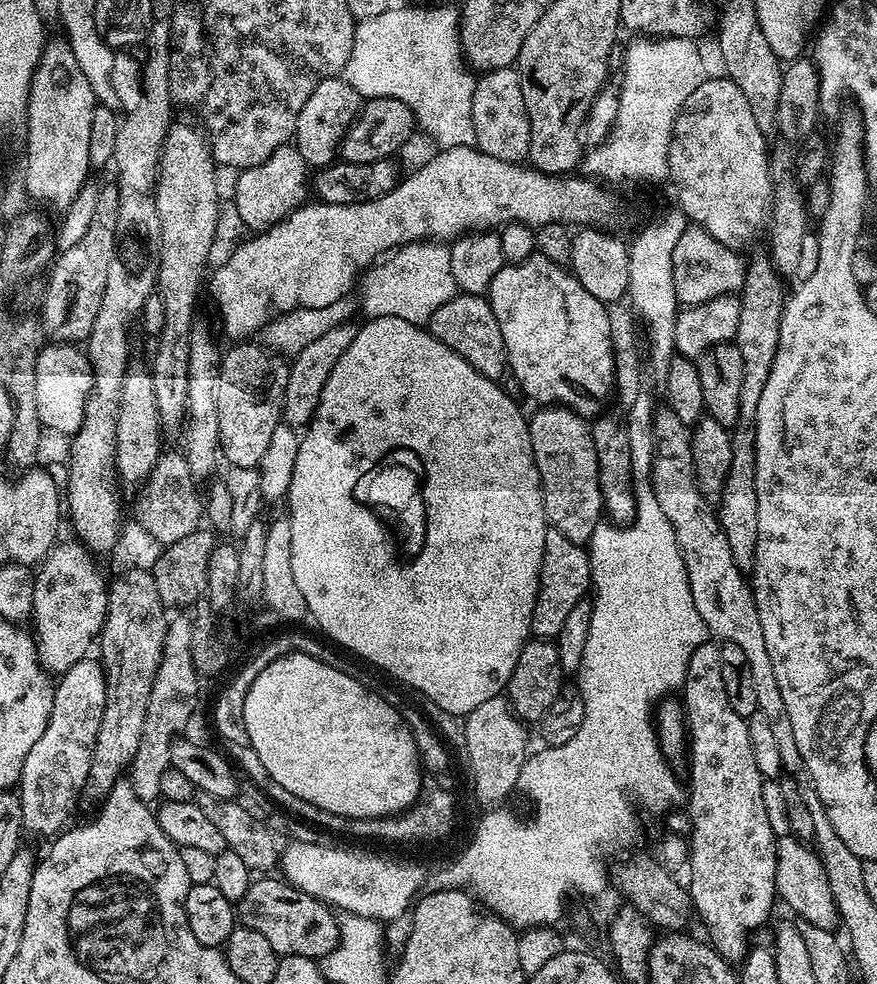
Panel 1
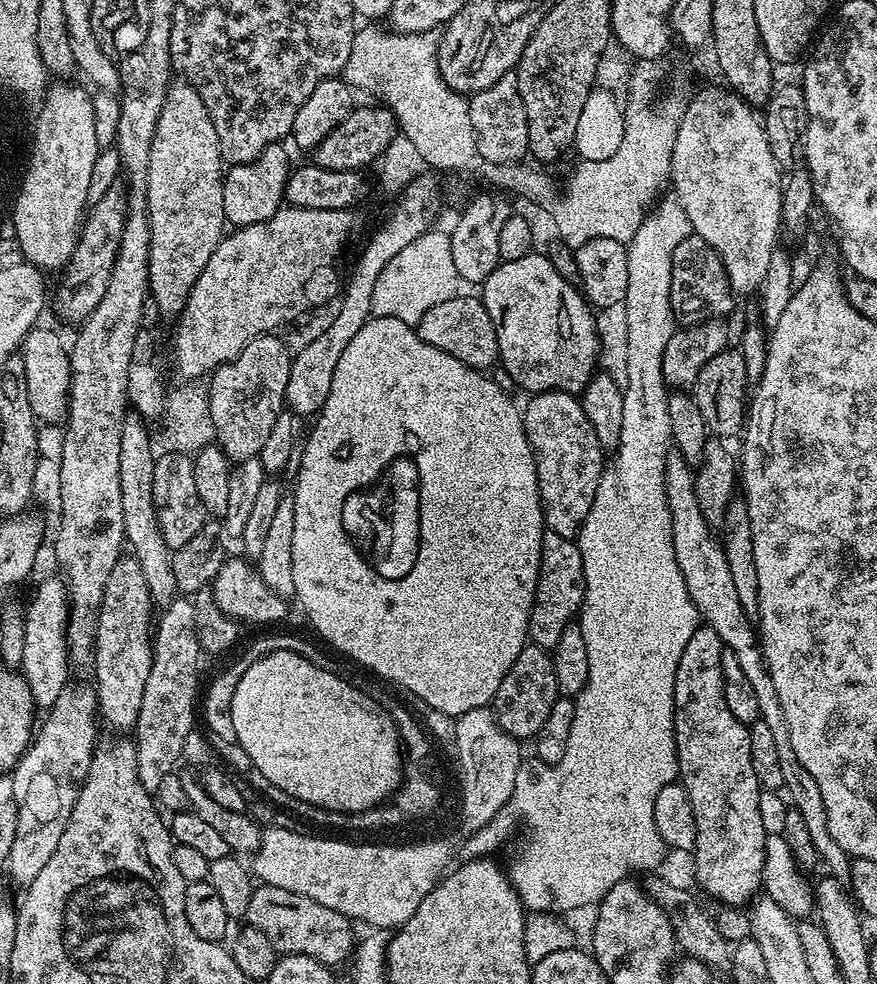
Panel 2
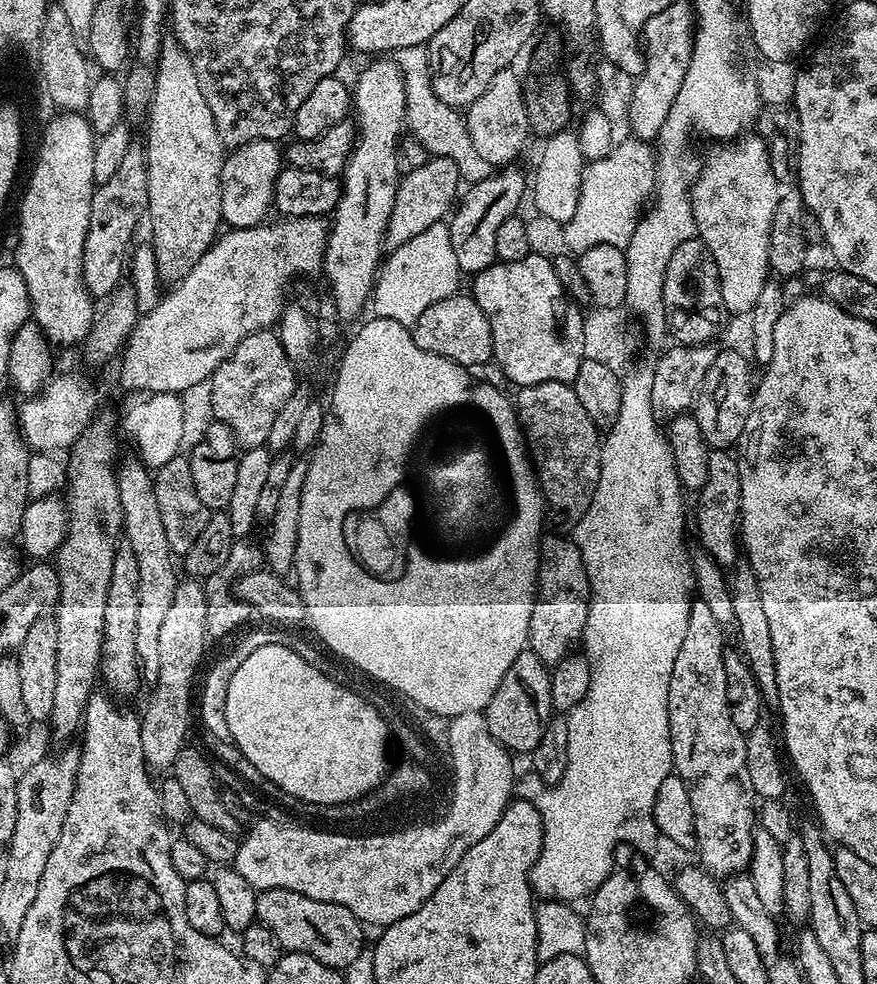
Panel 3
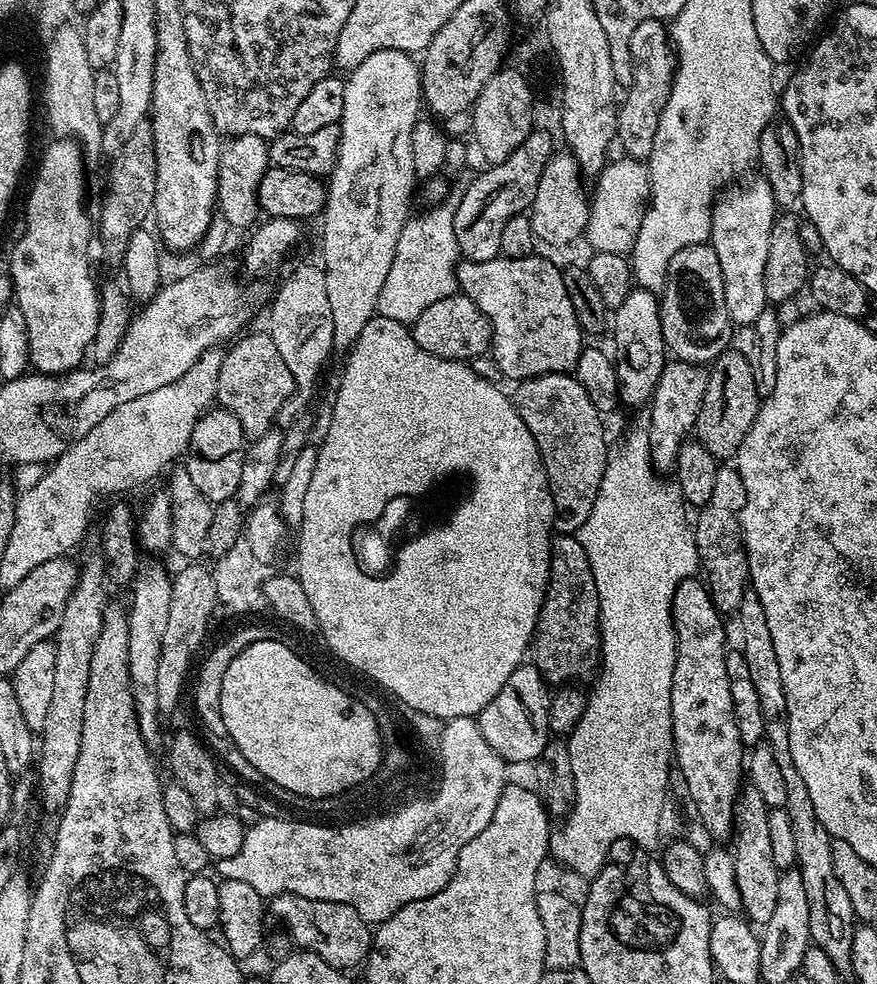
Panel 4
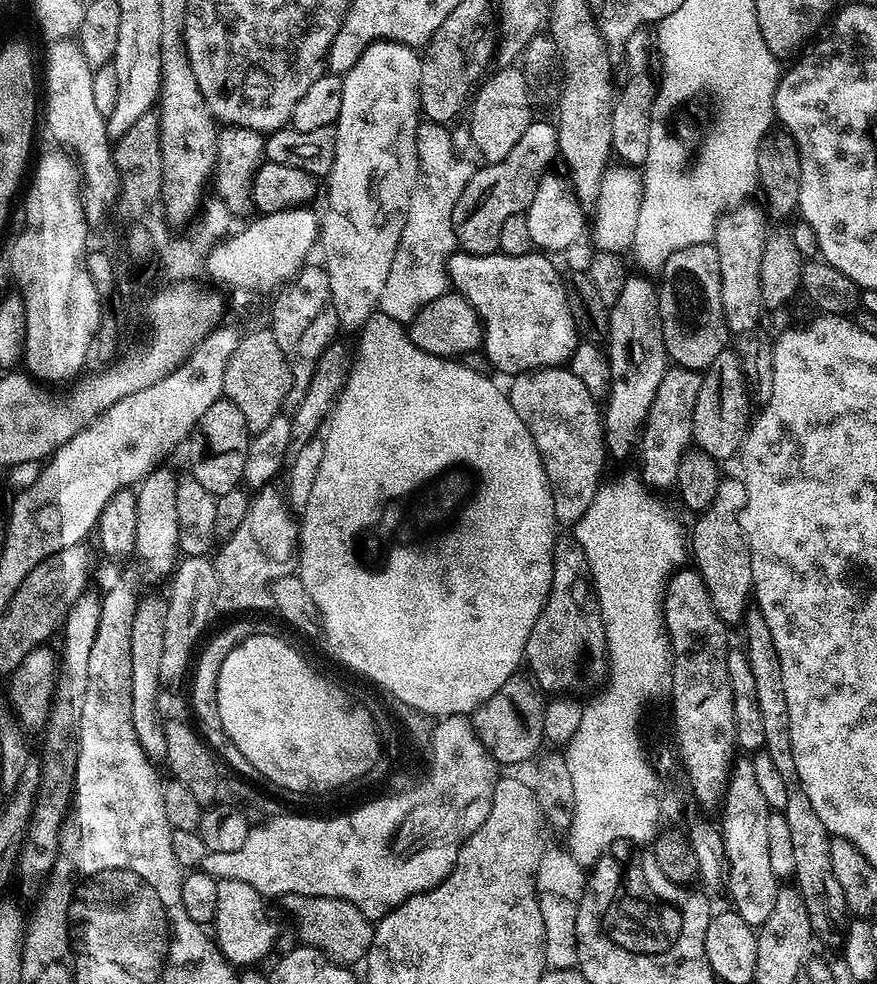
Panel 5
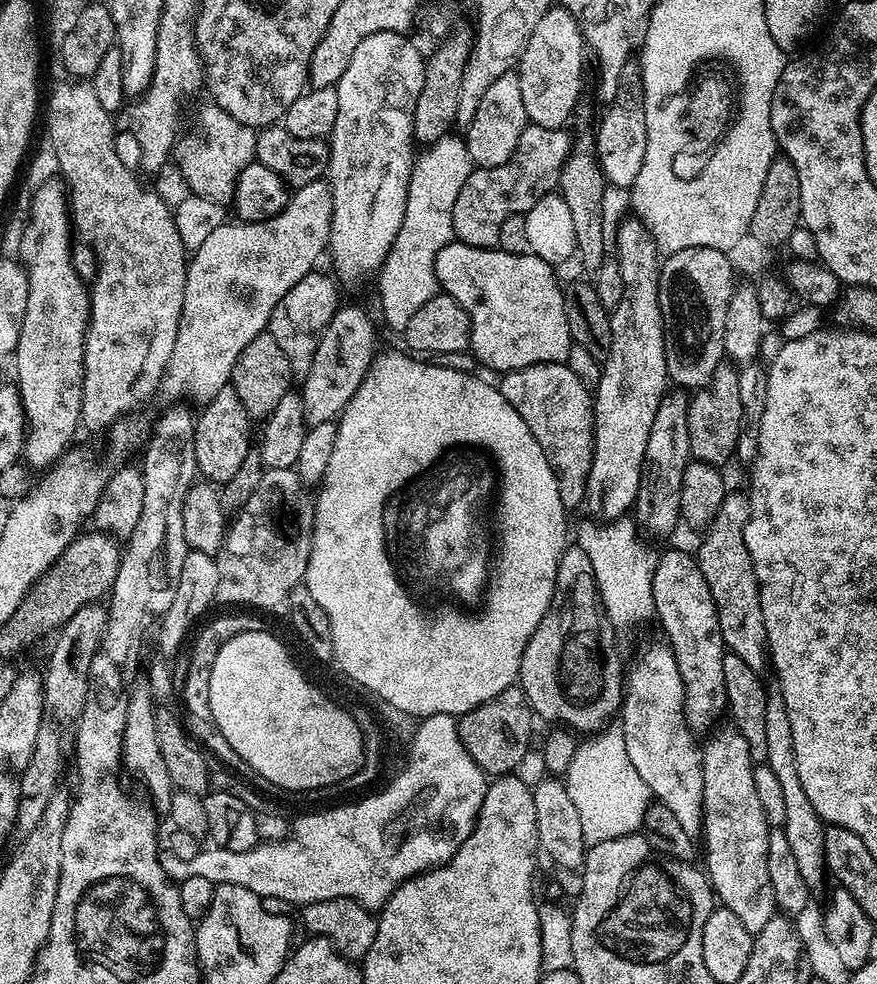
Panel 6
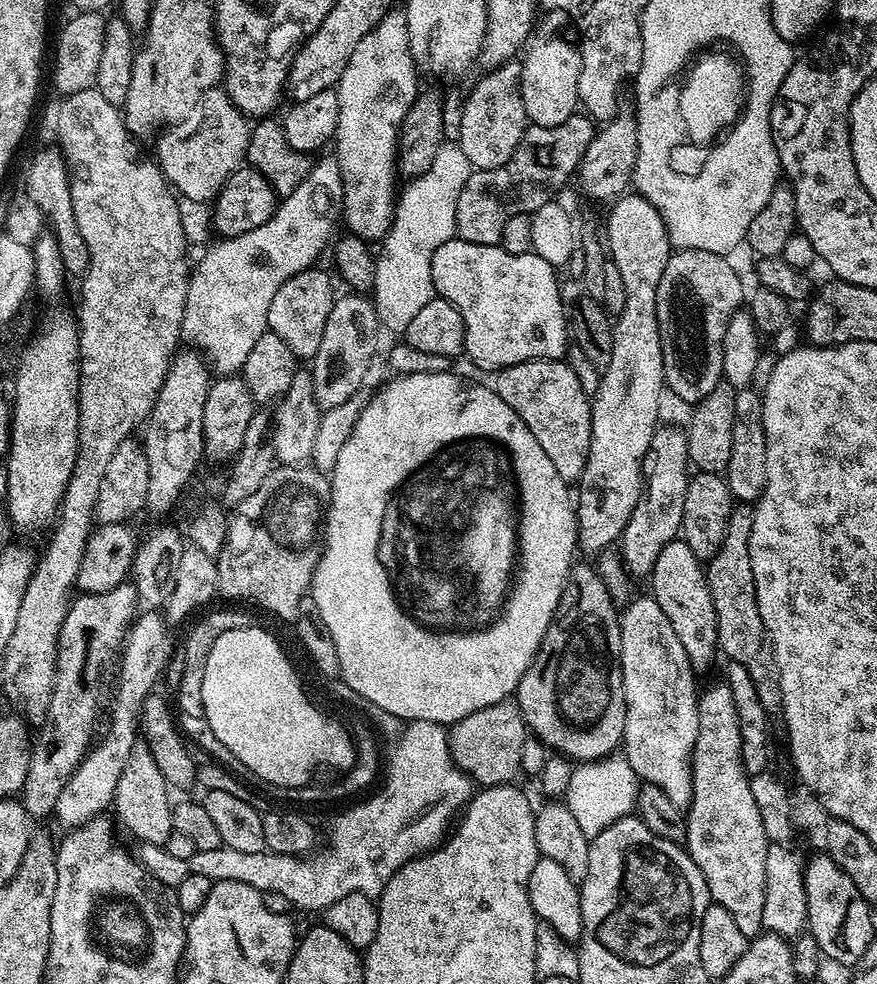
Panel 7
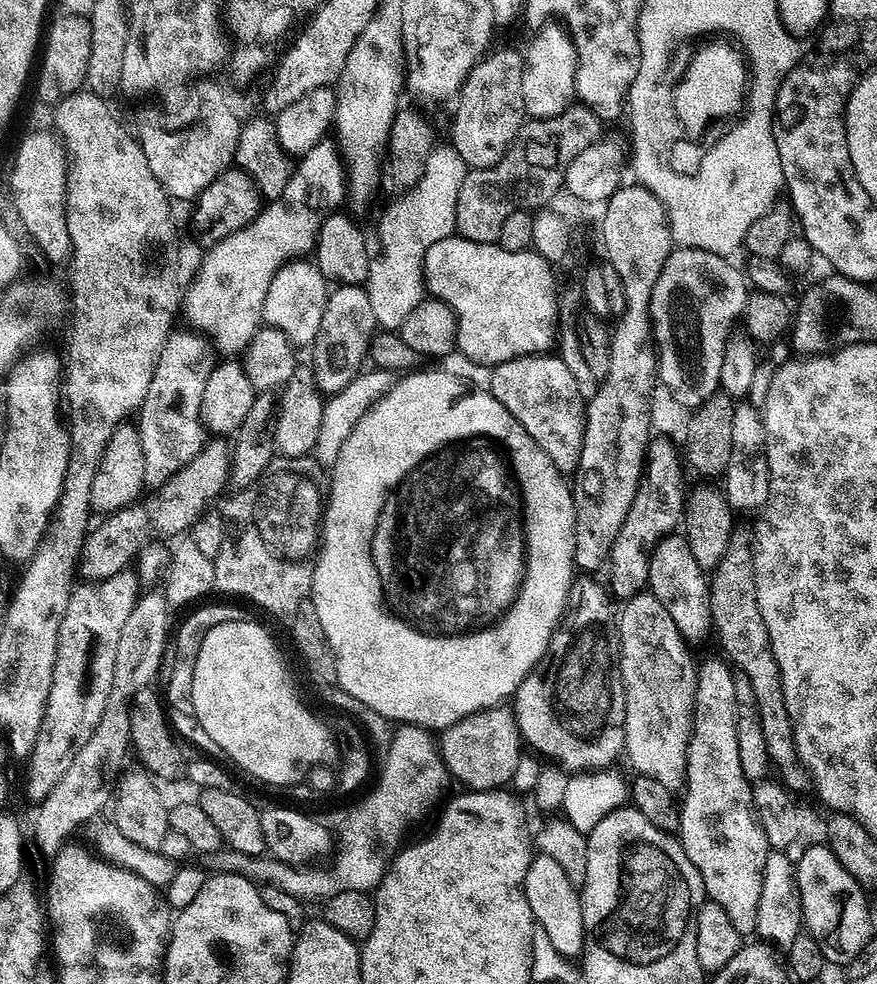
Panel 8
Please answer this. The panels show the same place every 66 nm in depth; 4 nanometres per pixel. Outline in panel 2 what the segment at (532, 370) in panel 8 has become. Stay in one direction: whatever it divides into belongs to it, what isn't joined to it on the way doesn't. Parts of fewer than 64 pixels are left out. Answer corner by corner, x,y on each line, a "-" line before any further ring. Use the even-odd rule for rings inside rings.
537,392
529,400
532,401
528,405
523,405
522,415
536,463
547,531
576,540
586,514
590,514
590,506
594,506
594,494
606,467
605,449
601,448
598,434
594,434
594,426
590,426
590,418
586,418
573,393

